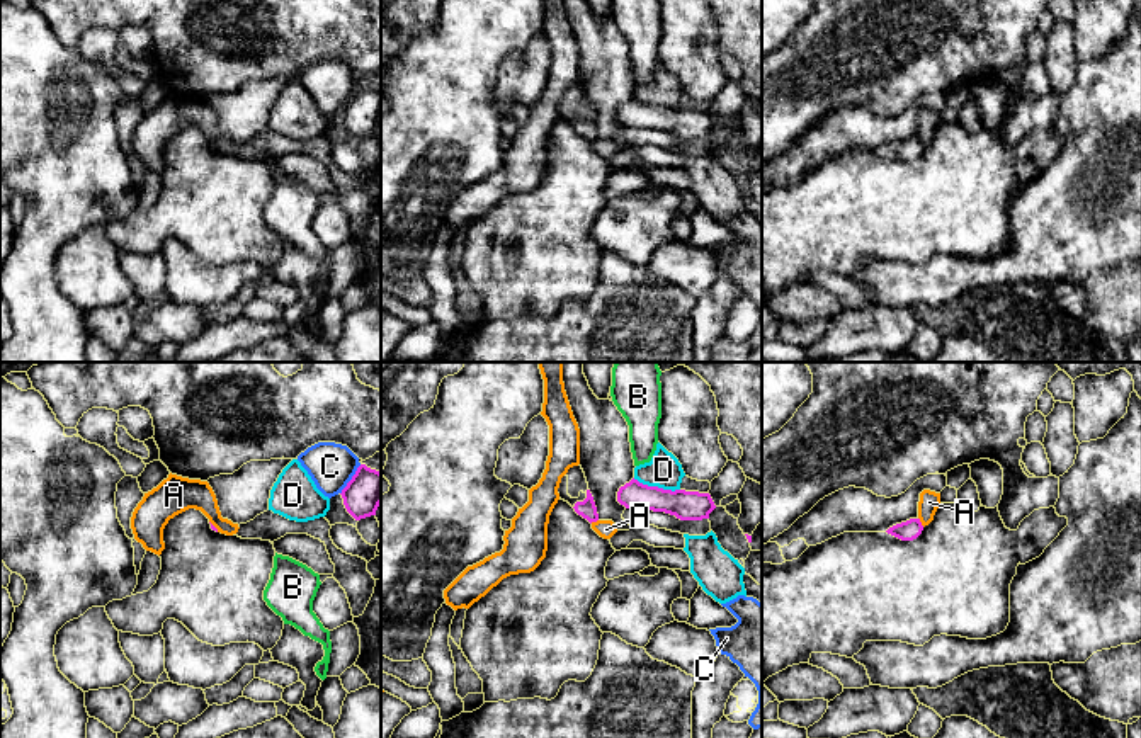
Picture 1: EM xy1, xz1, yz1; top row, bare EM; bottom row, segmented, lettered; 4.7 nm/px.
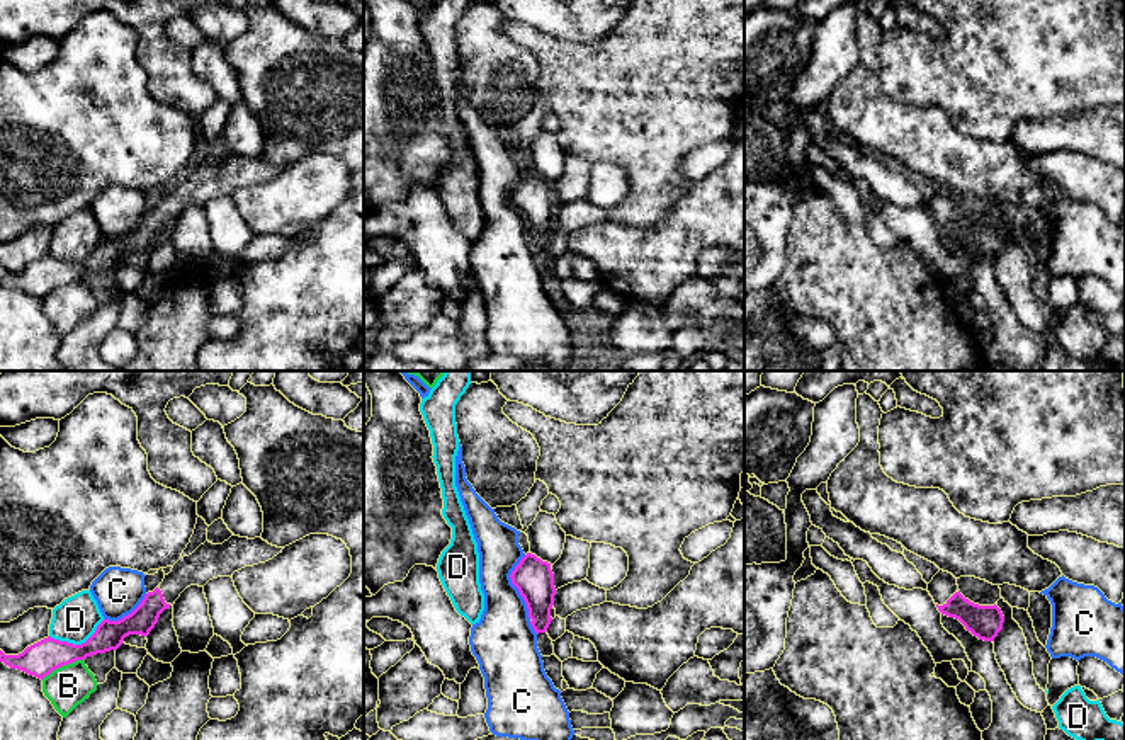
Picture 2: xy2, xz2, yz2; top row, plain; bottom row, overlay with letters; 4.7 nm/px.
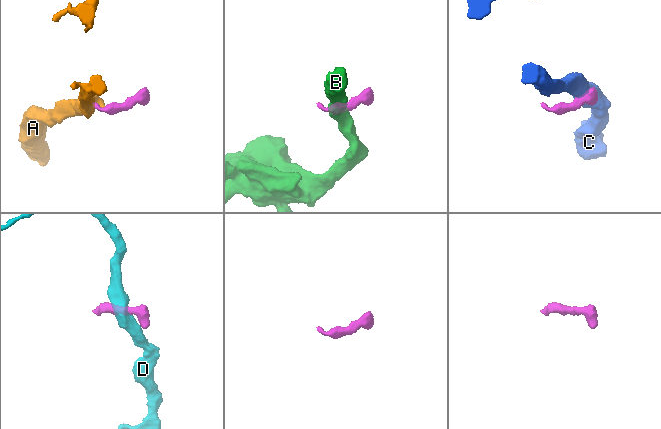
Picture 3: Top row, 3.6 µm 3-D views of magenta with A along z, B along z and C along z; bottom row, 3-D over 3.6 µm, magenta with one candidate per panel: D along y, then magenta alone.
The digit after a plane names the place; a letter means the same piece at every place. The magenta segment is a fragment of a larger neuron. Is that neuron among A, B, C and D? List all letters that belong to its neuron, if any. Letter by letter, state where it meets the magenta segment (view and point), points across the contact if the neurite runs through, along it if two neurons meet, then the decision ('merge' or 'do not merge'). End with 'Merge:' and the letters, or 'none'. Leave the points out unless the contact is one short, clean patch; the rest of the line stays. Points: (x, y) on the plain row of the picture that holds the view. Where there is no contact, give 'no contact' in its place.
A: yz1 (920, 141) | along yz1 (919, 136), (924, 145) | do not merge
B: xy2 (62, 284) | along xy2 (84, 278), (63, 283), (41, 298) | do not merge
C: xz2 (515, 204) | along xz2 (524, 174), (512, 191), (510, 201), (522, 216), (531, 237) | do not merge
D: xy2 (77, 264) | along xy2 (104, 239), (80, 262), (60, 261), (50, 256) | do not merge
Merge: none

